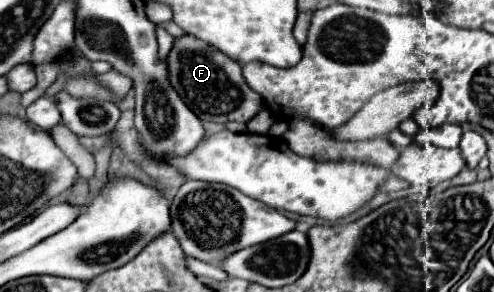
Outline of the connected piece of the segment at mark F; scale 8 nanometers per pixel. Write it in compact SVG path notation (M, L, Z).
M182 34L174 40L174 46L166 58L168 80L172 88L180 94L184 104L200 118L208 122L250 122L262 108L264 100L256 94L242 76L240 62L232 62L214 46L200 42L200 38L192 38L192 34Z

